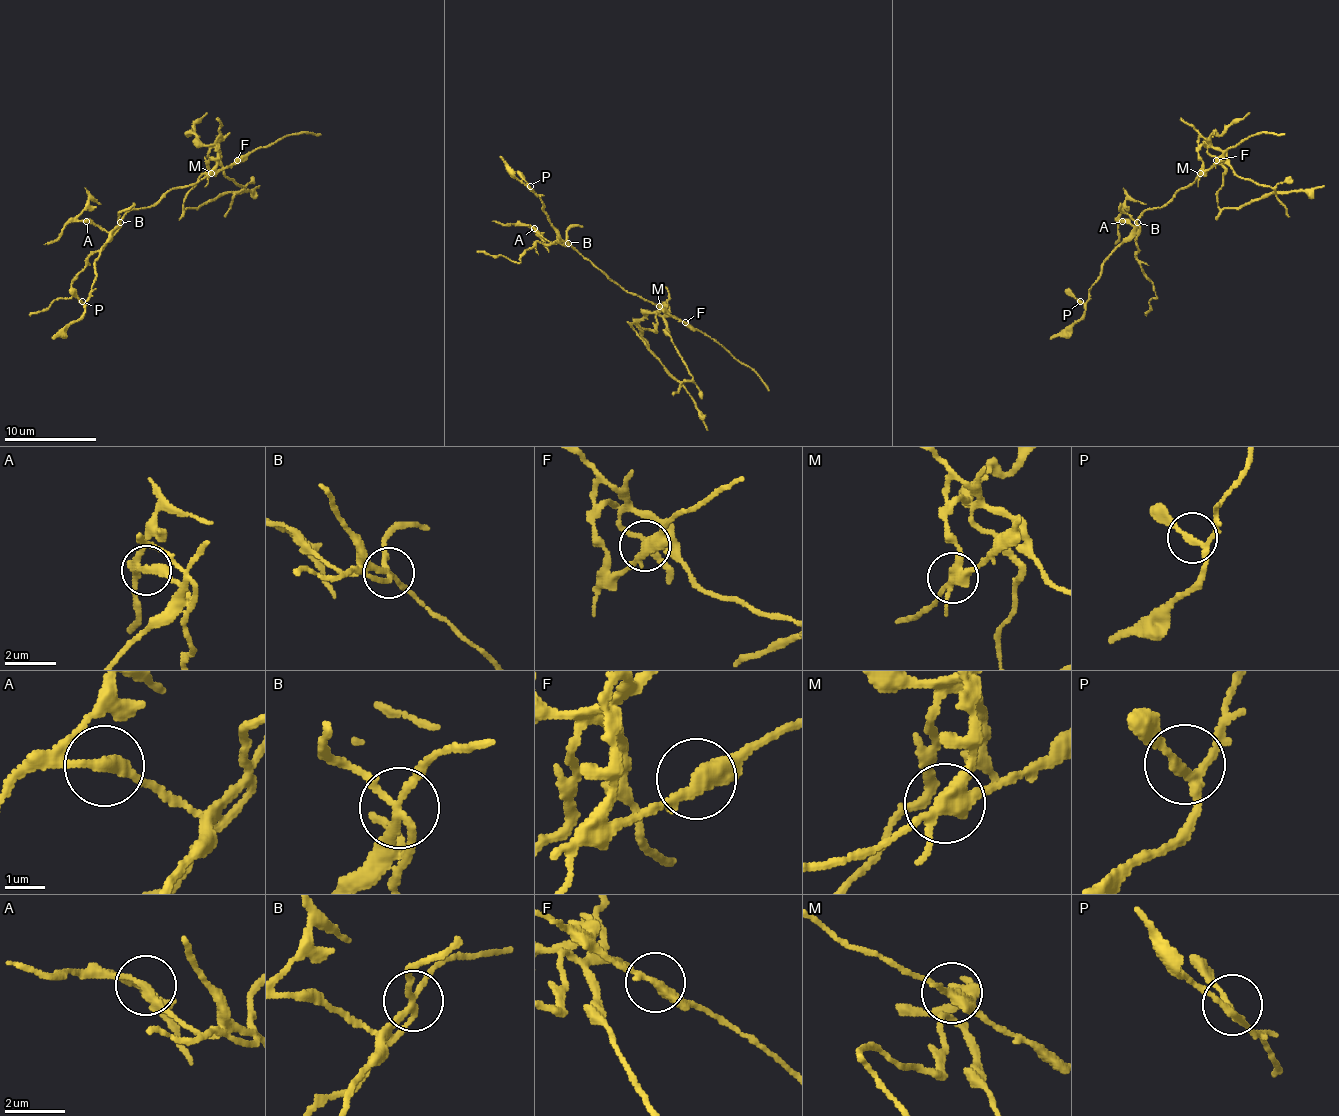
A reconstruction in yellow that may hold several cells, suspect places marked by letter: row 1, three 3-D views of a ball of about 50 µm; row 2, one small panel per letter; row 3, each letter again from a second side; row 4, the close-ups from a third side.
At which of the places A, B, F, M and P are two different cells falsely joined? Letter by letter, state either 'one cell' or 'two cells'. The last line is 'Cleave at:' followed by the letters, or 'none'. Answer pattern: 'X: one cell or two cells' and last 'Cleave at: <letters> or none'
A: two cells
B: two cells
F: one cell
M: two cells
P: one cell
Cleave at: A, B, M

